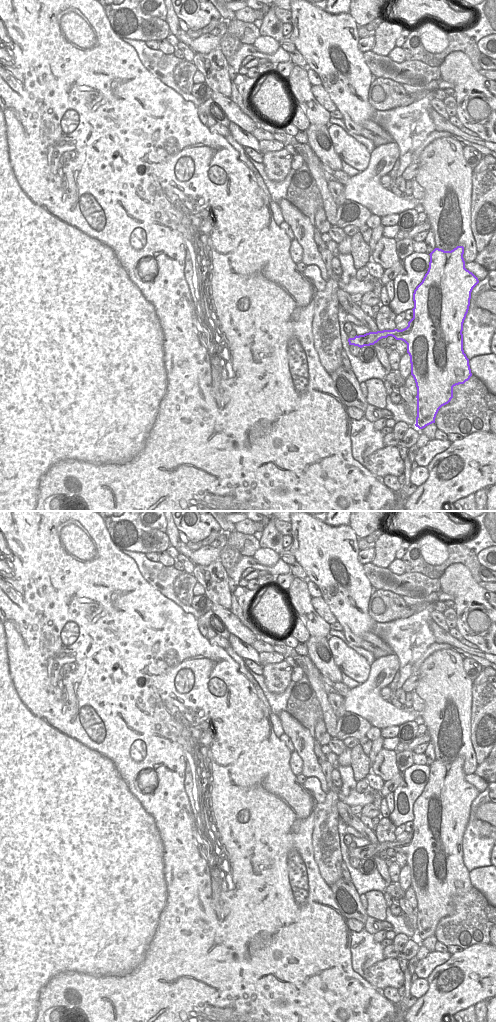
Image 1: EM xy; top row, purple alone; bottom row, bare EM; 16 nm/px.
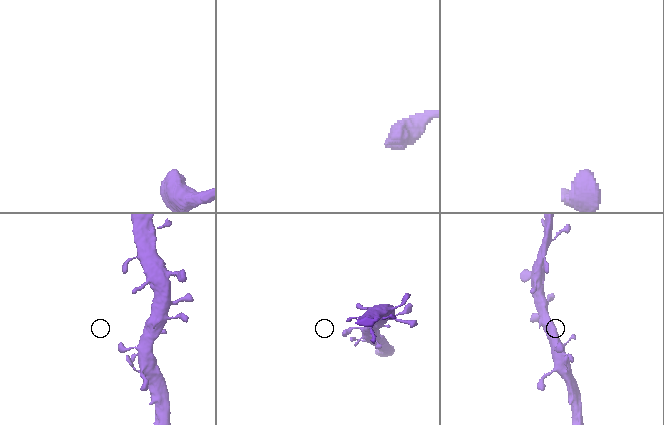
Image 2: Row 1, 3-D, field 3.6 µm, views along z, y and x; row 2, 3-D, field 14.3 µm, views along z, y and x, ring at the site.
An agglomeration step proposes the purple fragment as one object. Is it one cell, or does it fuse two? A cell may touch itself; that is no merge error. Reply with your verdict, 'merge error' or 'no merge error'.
no merge error

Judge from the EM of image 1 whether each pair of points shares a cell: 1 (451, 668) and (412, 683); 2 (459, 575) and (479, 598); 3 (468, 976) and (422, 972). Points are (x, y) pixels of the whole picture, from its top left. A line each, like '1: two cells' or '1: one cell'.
1: two cells
2: one cell
3: two cells

